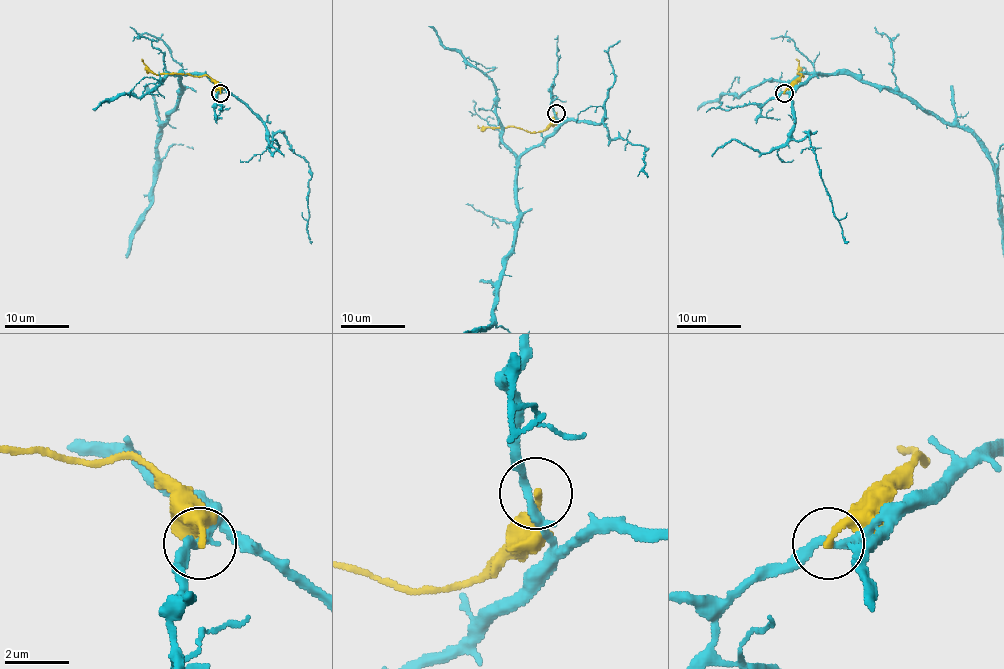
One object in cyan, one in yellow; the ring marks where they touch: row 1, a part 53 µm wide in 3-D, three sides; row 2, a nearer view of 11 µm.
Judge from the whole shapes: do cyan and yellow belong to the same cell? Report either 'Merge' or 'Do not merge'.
Do not merge

